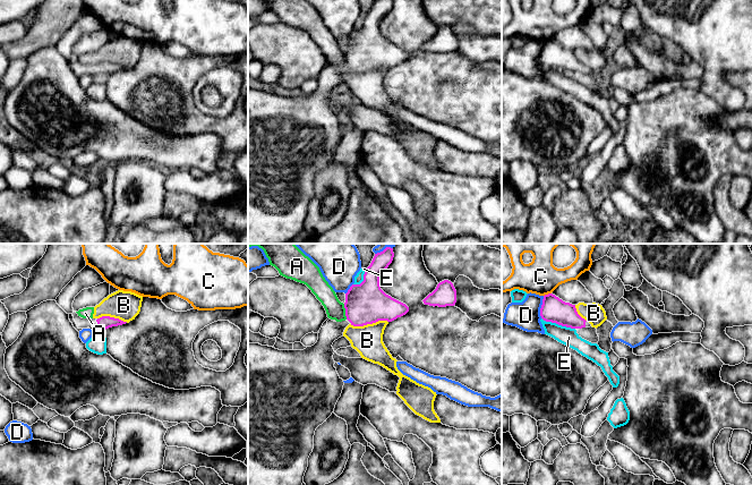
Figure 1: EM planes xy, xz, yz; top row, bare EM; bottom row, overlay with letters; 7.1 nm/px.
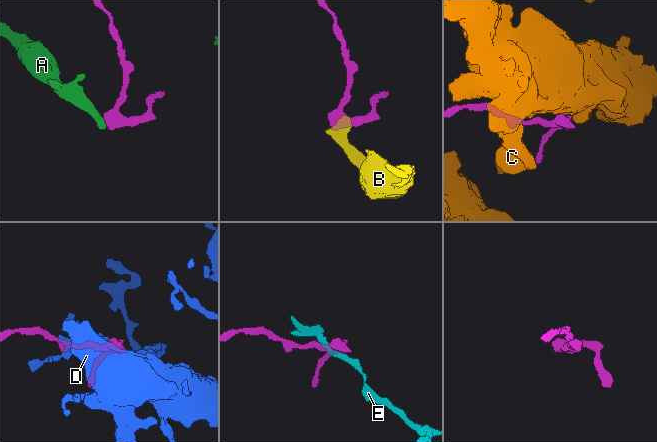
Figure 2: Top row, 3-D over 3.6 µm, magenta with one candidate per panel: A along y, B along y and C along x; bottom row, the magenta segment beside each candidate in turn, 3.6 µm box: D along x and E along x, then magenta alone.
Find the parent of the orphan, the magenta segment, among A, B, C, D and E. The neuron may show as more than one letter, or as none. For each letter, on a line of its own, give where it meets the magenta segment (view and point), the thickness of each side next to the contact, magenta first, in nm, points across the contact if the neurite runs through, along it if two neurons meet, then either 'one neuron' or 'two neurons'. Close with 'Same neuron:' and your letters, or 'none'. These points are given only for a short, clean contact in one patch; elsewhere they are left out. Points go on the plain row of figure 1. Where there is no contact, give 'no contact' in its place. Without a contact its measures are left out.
A: meets magenta in xz at (345, 58); 280 nm thick on the magenta side, 140 nm on the other; border along xz (343, 50), (347, 65); two neurons
B: meets magenta in xz at (368, 69); 280 nm thick on the magenta side, 220 nm on the other; border along xz (387, 67), (376, 67), (362, 71), (350, 70); two neurons
C: meets magenta in yz at (548, 40); 180 nm thick on the magenta side, 240 nm on the other; two neurons
D: meets magenta in yz at (541, 53); 180 nm thick on the magenta side, 200 nm on the other; two neurons
E: meets magenta in yz at (558, 70); 180 nm thick on the magenta side, 130 nm on the other; border along yz (541, 64), (548, 68), (555, 68), (574, 75); two neurons
Same neuron: none

